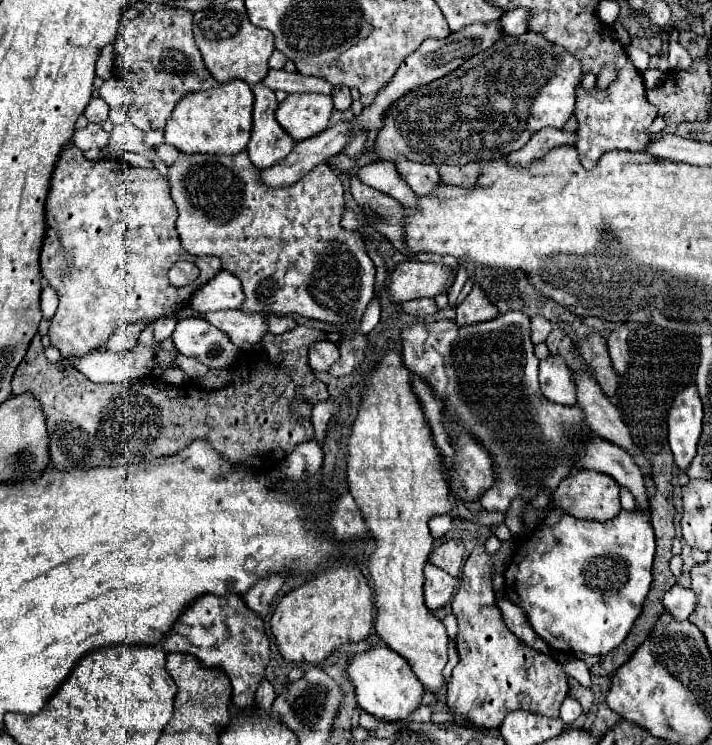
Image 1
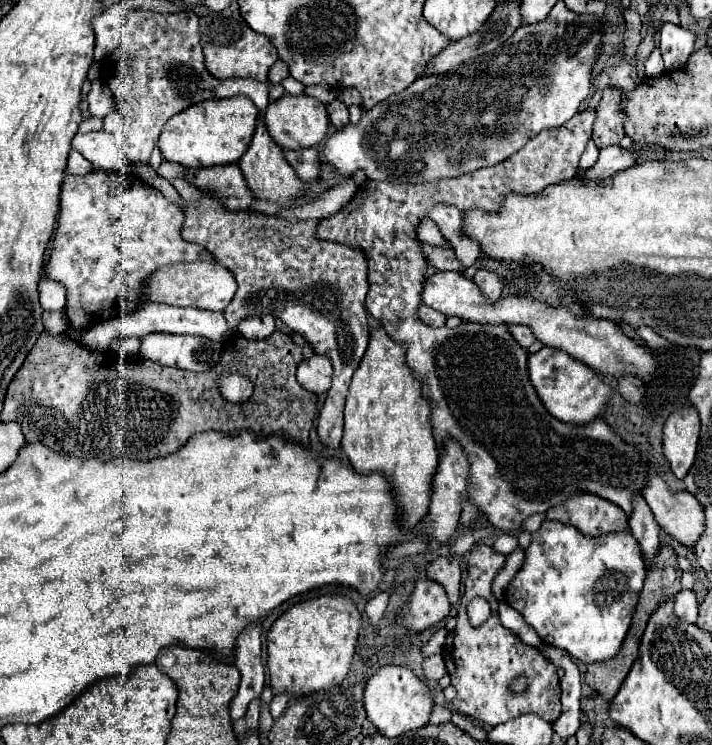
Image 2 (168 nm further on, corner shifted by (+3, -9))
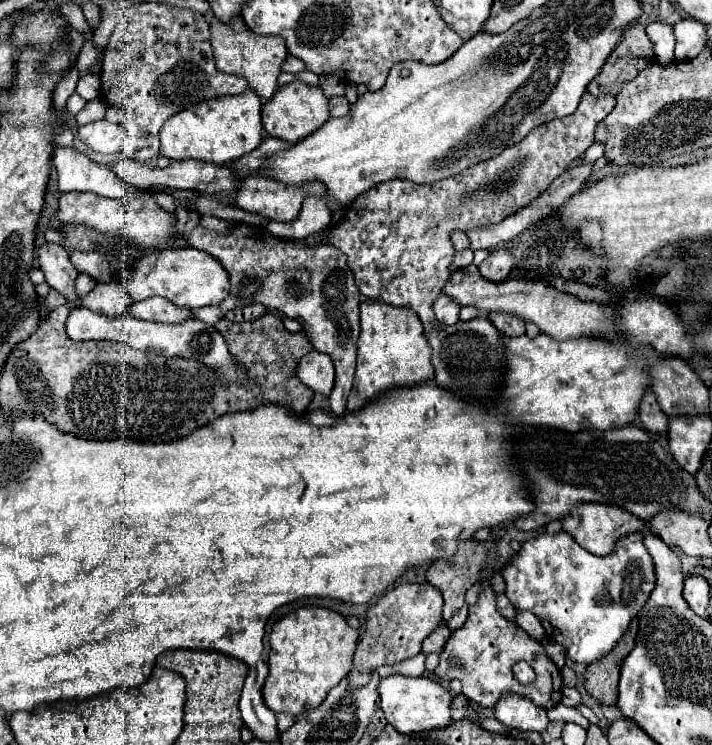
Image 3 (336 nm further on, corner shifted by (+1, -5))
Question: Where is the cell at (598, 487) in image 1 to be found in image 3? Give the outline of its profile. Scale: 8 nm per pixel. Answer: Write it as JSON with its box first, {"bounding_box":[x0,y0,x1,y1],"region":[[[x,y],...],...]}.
{"bounding_box":[562,503,644,555],"region":[[[582,503],[568,517],[562,519],[562,525],[564,525],[564,531],[576,539],[576,543],[580,543],[584,549],[588,549],[594,555],[610,555],[620,539],[644,529],[644,521],[636,519],[636,515],[620,507],[600,505],[600,503]]]}

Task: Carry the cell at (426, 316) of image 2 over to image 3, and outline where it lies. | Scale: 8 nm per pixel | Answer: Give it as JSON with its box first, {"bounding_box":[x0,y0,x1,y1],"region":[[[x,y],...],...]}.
{"bounding_box":[434,295,460,325],"region":[[[440,295],[438,301],[434,303],[434,313],[436,313],[438,323],[442,323],[442,325],[454,325],[458,321],[460,305],[450,295]]]}

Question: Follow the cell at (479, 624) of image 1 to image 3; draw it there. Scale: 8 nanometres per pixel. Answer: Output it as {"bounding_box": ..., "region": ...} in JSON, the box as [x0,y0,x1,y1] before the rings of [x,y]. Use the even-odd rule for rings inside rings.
{"bounding_box":[434,579,562,711],"region":[[[488,579],[484,581],[484,589],[478,597],[478,603],[470,607],[468,621],[456,629],[450,639],[446,641],[442,653],[440,653],[440,663],[434,671],[440,681],[444,679],[458,679],[462,683],[462,693],[476,705],[492,709],[498,701],[498,697],[504,691],[512,691],[518,695],[530,697],[538,707],[544,707],[546,711],[552,709],[554,705],[560,703],[562,699],[562,675],[554,663],[548,659],[544,647],[540,641],[532,639],[526,631],[522,631],[514,621],[508,621],[500,615],[496,609],[496,595],[488,585]],[[450,657],[458,657],[462,661],[460,667],[452,667],[448,663]],[[518,661],[528,661],[534,671],[536,679],[530,685],[522,685],[514,679],[512,675],[512,665]]]}

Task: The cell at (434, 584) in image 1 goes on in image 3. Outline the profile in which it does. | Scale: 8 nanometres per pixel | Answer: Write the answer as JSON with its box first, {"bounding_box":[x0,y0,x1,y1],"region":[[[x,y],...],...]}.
{"bounding_box":[348,583,442,691],"region":[[[402,583],[388,589],[378,603],[368,607],[366,611],[366,627],[362,637],[358,639],[358,647],[354,653],[354,665],[348,673],[348,685],[352,691],[364,687],[372,671],[380,665],[400,663],[408,657],[414,657],[422,651],[422,639],[428,637],[442,623],[442,595],[430,583]]]}

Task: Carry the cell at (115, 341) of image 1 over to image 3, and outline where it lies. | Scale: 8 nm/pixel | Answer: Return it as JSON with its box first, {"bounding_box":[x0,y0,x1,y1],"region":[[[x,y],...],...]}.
{"bounding_box":[128,297,192,323],"region":[[[148,297],[144,301],[136,301],[128,307],[128,313],[136,319],[162,321],[162,323],[182,323],[186,319],[192,319],[190,309],[176,307],[160,297]]]}

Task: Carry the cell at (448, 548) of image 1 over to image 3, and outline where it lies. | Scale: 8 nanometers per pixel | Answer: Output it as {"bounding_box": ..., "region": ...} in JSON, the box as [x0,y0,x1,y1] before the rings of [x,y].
{"bounding_box":[426,539,494,621],"region":[[[470,539],[470,541],[460,543],[458,545],[458,553],[452,559],[432,561],[432,565],[426,571],[426,581],[432,583],[442,593],[442,597],[444,597],[442,621],[448,621],[464,605],[464,593],[490,571],[492,563],[494,563],[492,551],[486,545],[482,545],[480,541],[476,541],[476,539]]]}

